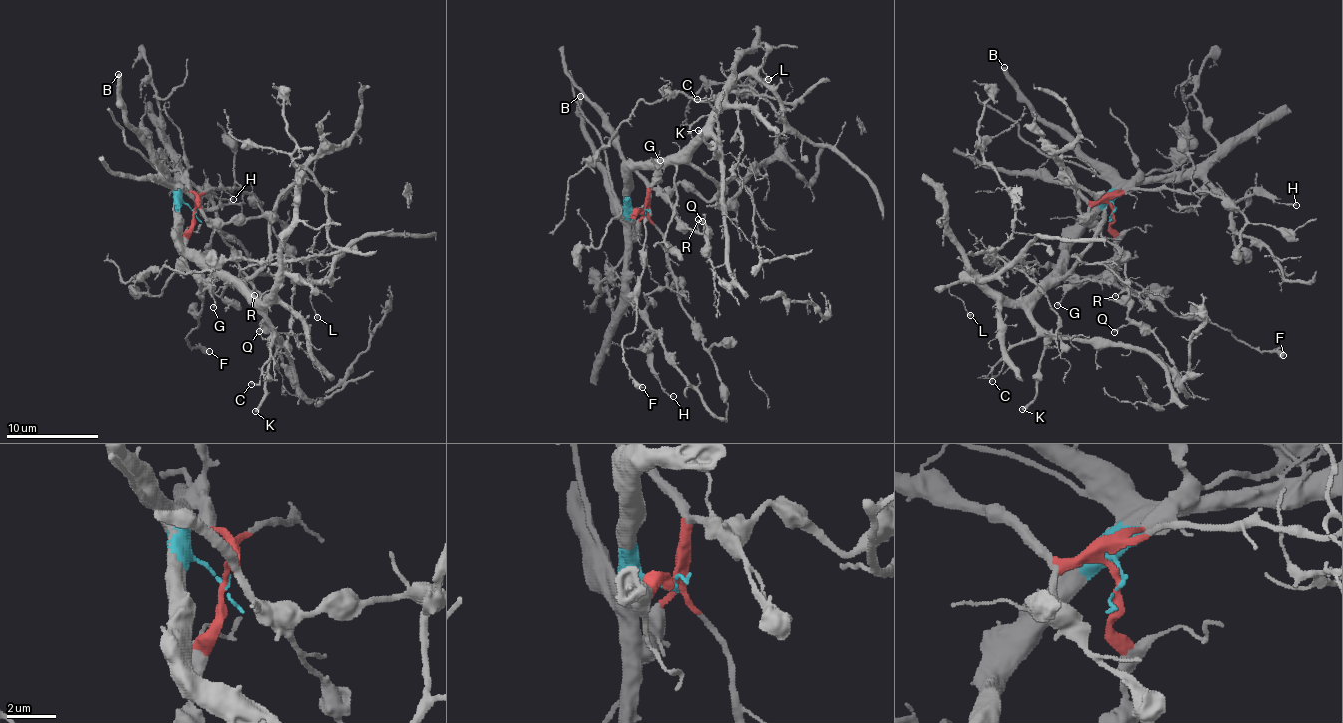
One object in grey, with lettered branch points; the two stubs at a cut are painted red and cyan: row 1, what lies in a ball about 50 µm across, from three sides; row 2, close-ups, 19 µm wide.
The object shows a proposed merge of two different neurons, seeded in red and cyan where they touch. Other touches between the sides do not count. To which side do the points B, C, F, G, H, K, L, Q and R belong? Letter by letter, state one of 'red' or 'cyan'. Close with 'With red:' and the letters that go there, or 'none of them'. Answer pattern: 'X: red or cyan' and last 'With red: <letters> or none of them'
B: cyan
C: cyan
F: red
G: red
H: cyan
K: cyan
L: cyan
Q: red
R: red
With red: F, G, Q, R

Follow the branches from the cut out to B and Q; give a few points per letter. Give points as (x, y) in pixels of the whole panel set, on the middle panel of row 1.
B: (643, 212), (626, 211), (619, 204), (609, 173), (584, 133), (579, 95)
Q: (643, 212), (646, 195), (656, 189), (684, 227), (709, 233), (704, 233), (701, 220)

